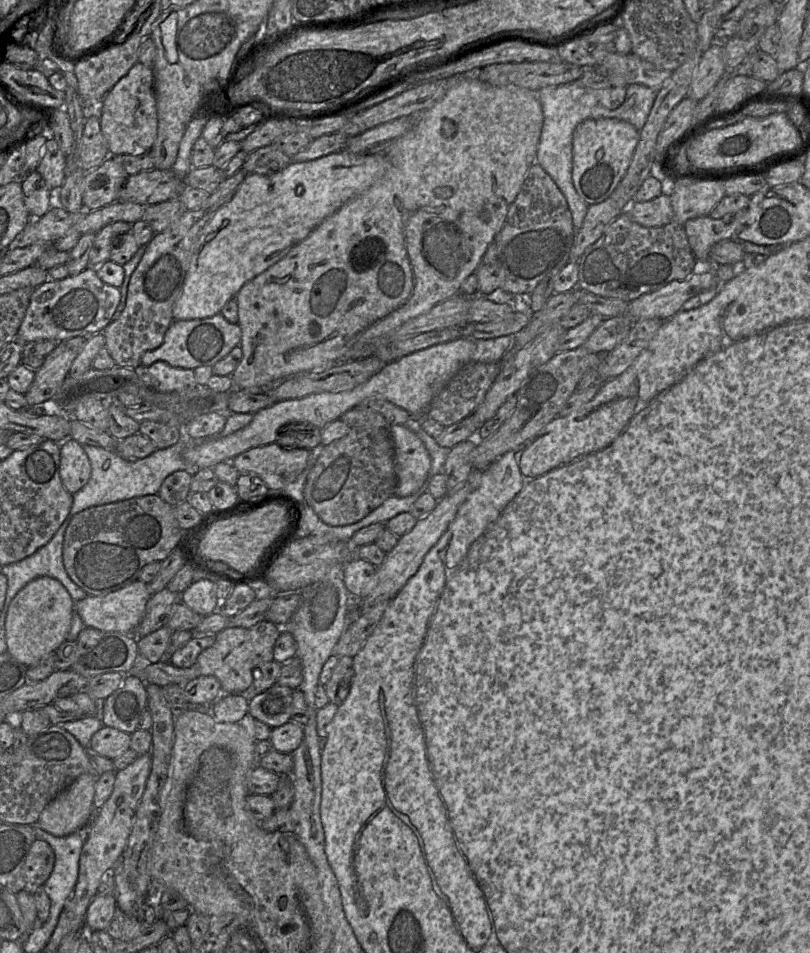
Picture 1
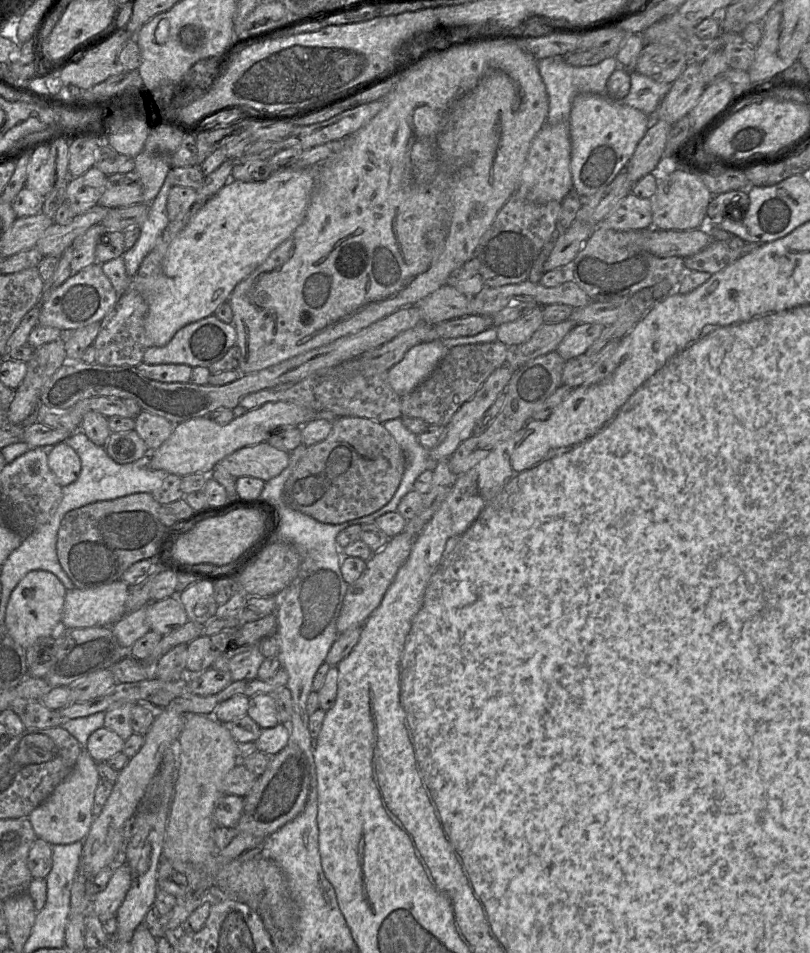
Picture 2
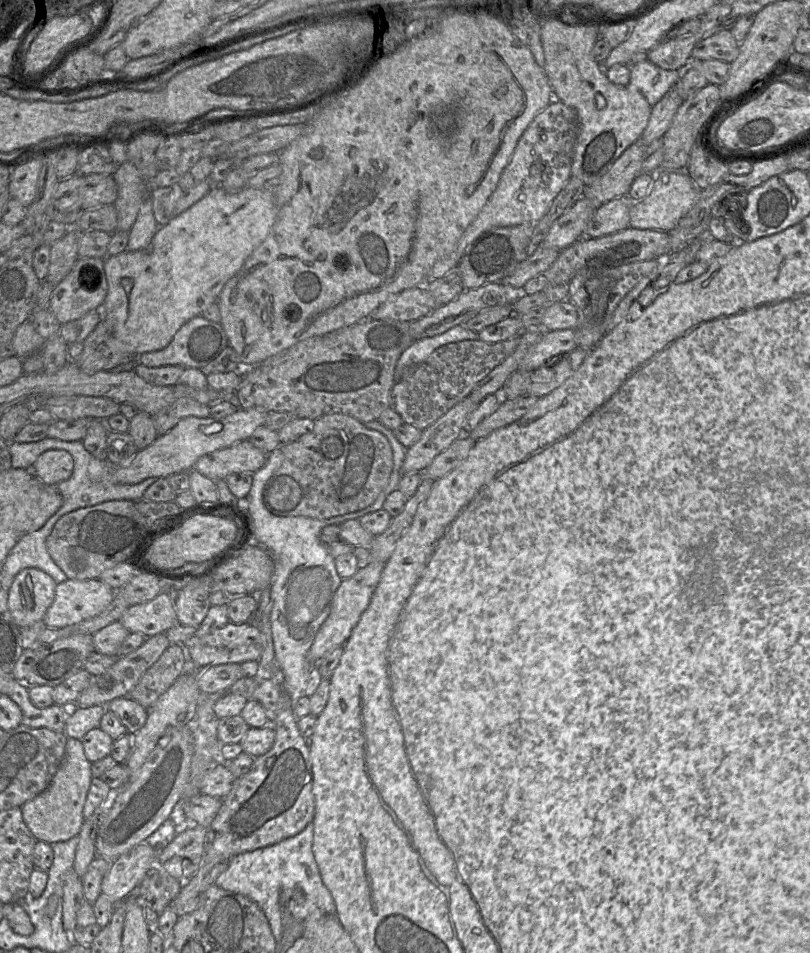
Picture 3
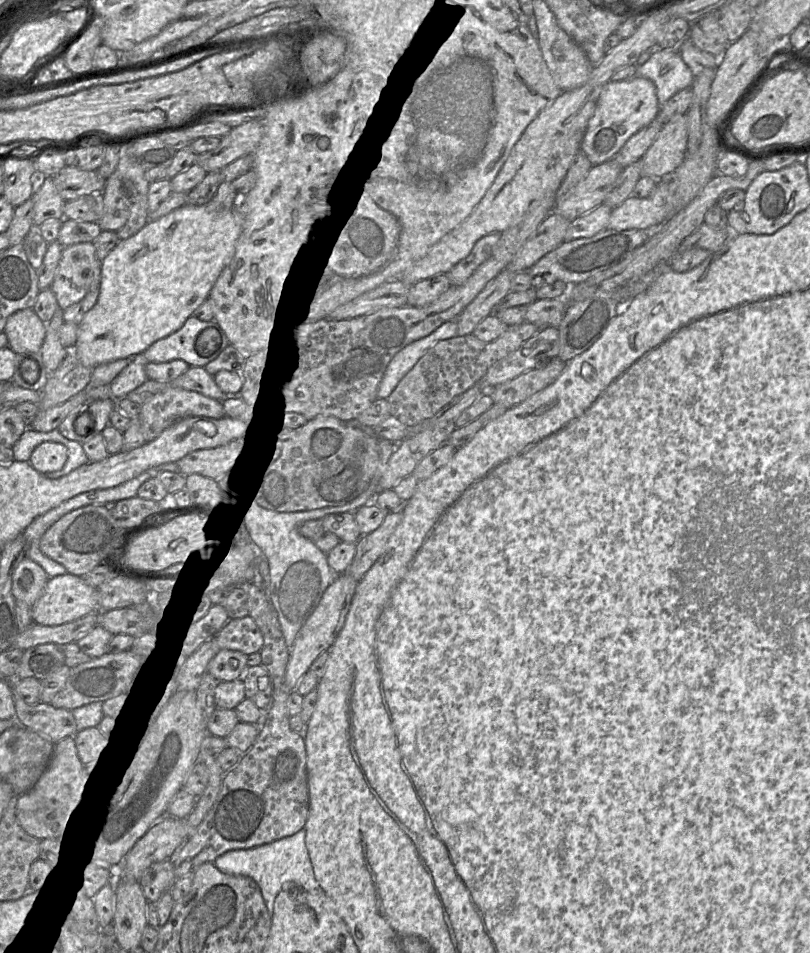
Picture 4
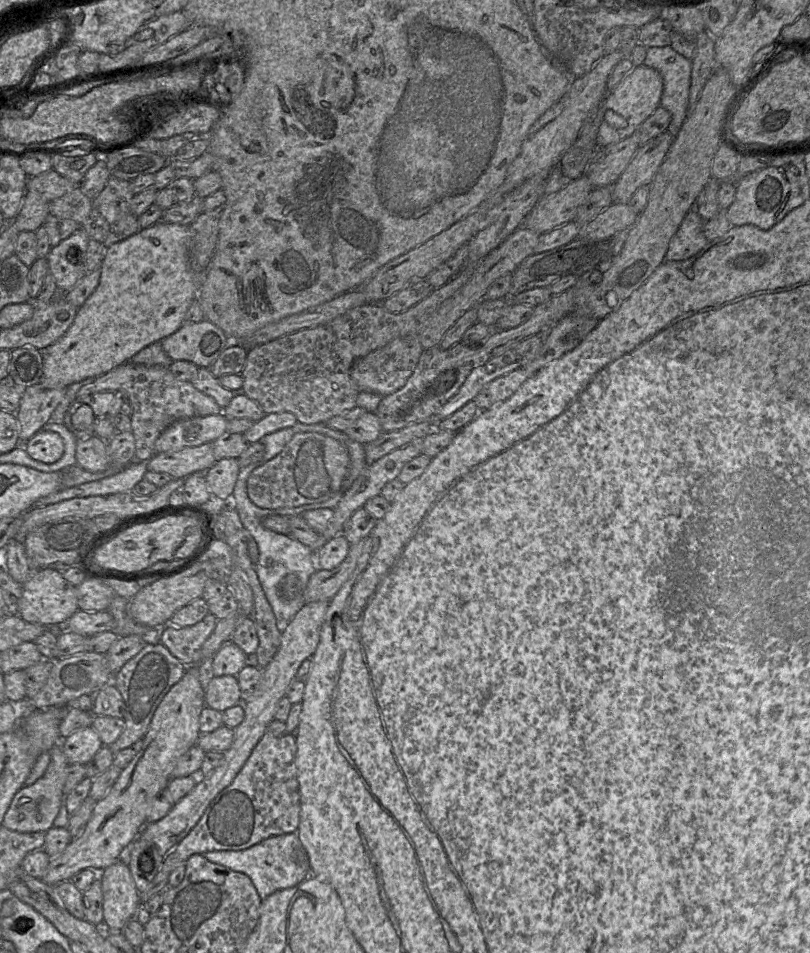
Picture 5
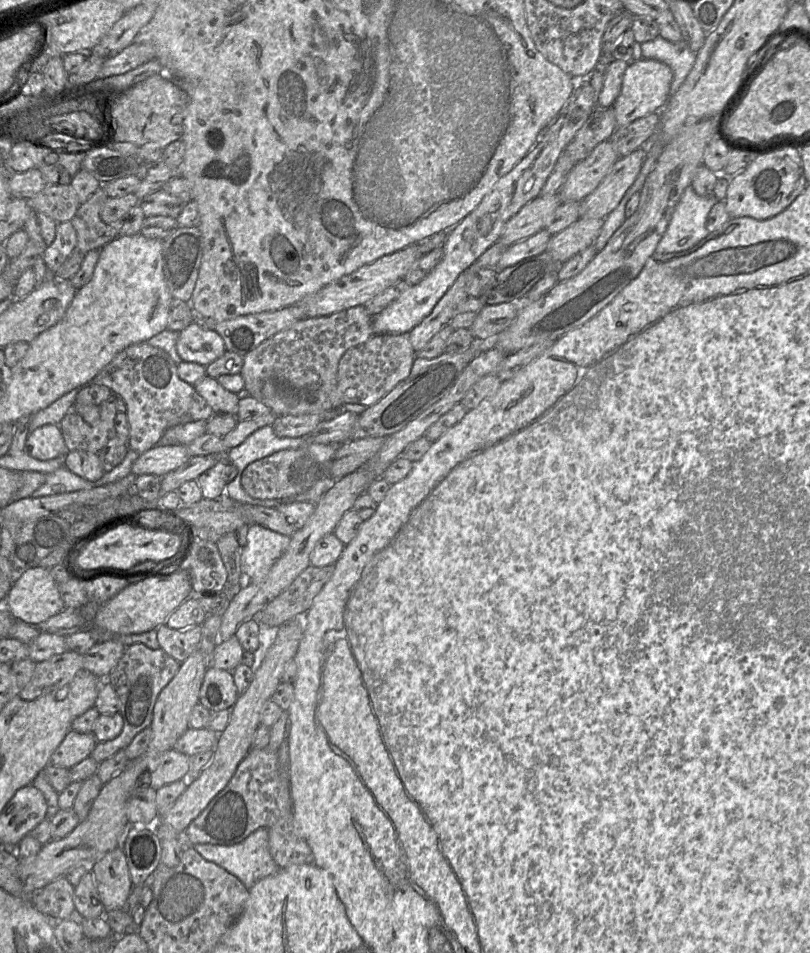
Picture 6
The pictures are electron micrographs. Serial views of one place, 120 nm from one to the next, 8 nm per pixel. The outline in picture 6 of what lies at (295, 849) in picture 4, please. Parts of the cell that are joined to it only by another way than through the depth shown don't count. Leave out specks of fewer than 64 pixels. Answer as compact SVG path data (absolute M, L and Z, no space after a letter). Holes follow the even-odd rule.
M259 828L234 845L190 845L205 860L236 876L248 889L258 880L275 874L280 867L269 851L268 830Z

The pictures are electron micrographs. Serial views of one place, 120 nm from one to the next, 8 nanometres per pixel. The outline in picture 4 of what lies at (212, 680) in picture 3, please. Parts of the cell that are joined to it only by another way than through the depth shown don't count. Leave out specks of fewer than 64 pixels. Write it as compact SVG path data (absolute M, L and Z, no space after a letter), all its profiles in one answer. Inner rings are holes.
M219 650L207 666L207 673L214 677L218 682L230 682L234 680L243 681L249 667L246 665L247 655L239 651Z

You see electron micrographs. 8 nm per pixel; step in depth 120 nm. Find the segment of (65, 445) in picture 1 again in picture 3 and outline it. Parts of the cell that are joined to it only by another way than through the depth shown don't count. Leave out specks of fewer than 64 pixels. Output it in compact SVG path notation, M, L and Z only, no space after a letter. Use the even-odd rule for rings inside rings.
M50 449L43 452L32 465L32 473L49 486L56 486L68 480L73 470L73 457L63 449Z

